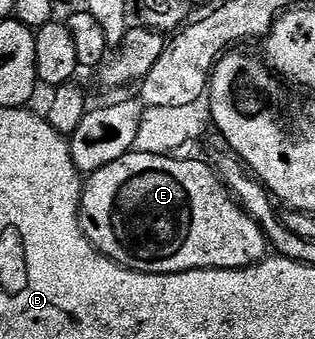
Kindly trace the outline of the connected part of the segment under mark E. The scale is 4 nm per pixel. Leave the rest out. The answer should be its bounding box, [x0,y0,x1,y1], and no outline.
[80,149,268,275]

